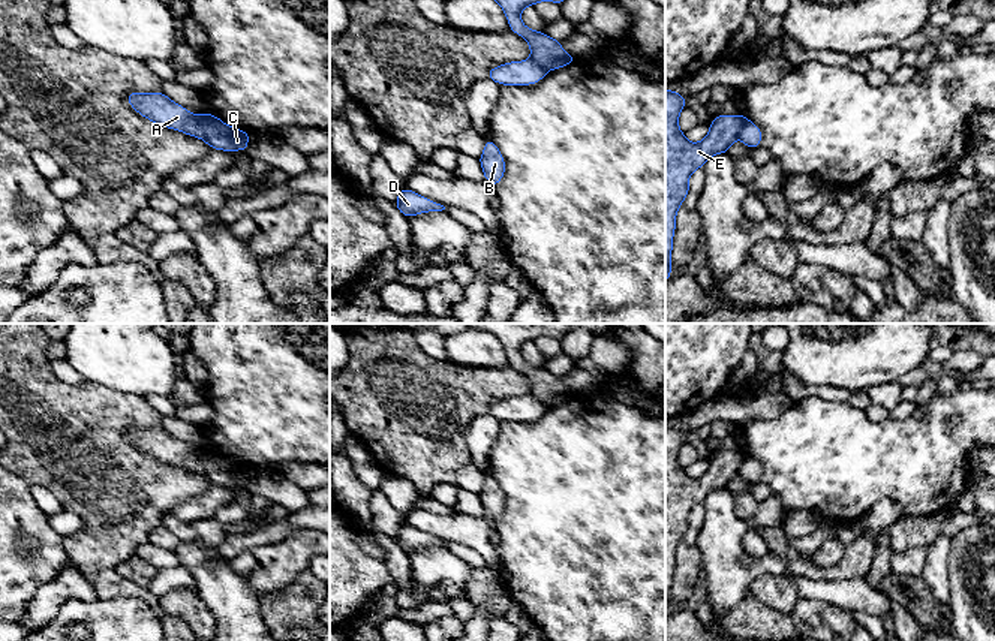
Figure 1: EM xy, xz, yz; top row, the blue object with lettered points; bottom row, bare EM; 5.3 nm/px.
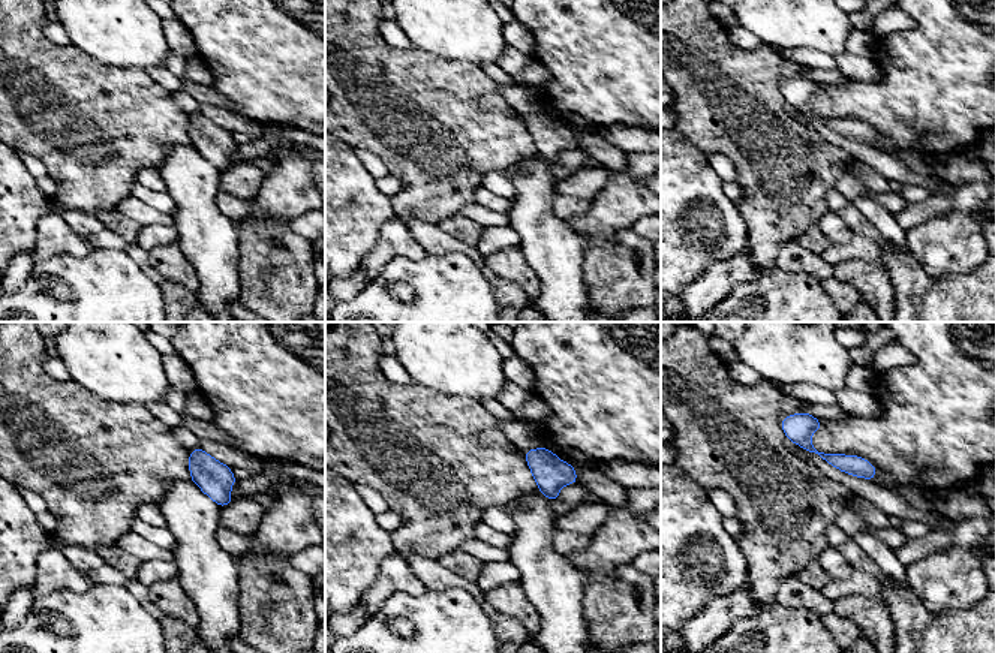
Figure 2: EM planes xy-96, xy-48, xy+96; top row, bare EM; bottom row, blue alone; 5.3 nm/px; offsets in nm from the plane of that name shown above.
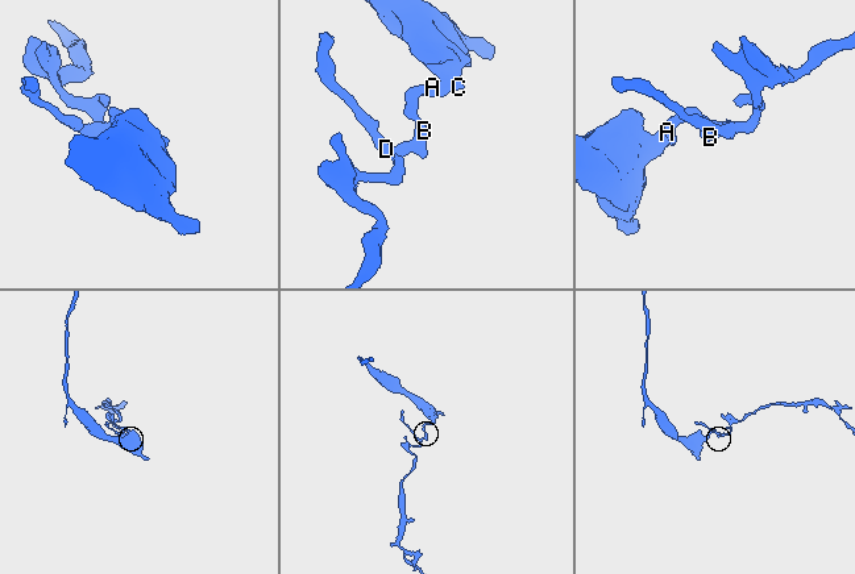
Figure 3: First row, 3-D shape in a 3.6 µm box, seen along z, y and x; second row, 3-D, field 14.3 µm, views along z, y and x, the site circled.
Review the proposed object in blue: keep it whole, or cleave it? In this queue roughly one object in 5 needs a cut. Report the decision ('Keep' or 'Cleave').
Cleave

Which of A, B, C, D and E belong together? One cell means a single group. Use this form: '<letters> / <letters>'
A B D / C E

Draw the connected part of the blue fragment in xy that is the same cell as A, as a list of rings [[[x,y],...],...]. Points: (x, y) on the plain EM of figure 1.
[[[162,427],[127,430],[129,440],[144,454],[189,472],[205,475],[199,451],[183,443]]]

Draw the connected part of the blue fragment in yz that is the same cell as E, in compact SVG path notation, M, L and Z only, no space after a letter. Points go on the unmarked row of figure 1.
M665 425L665 617L671 611L671 587L677 547L689 530L689 512L715 491L728 488L740 473L743 449L719 449L709 460L709 467L700 478L691 478L679 461L679 451L686 434Z

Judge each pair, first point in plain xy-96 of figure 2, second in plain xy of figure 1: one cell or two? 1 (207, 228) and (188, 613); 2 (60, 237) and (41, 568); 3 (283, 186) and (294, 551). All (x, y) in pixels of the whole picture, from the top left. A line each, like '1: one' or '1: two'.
1: two
2: two
3: one

